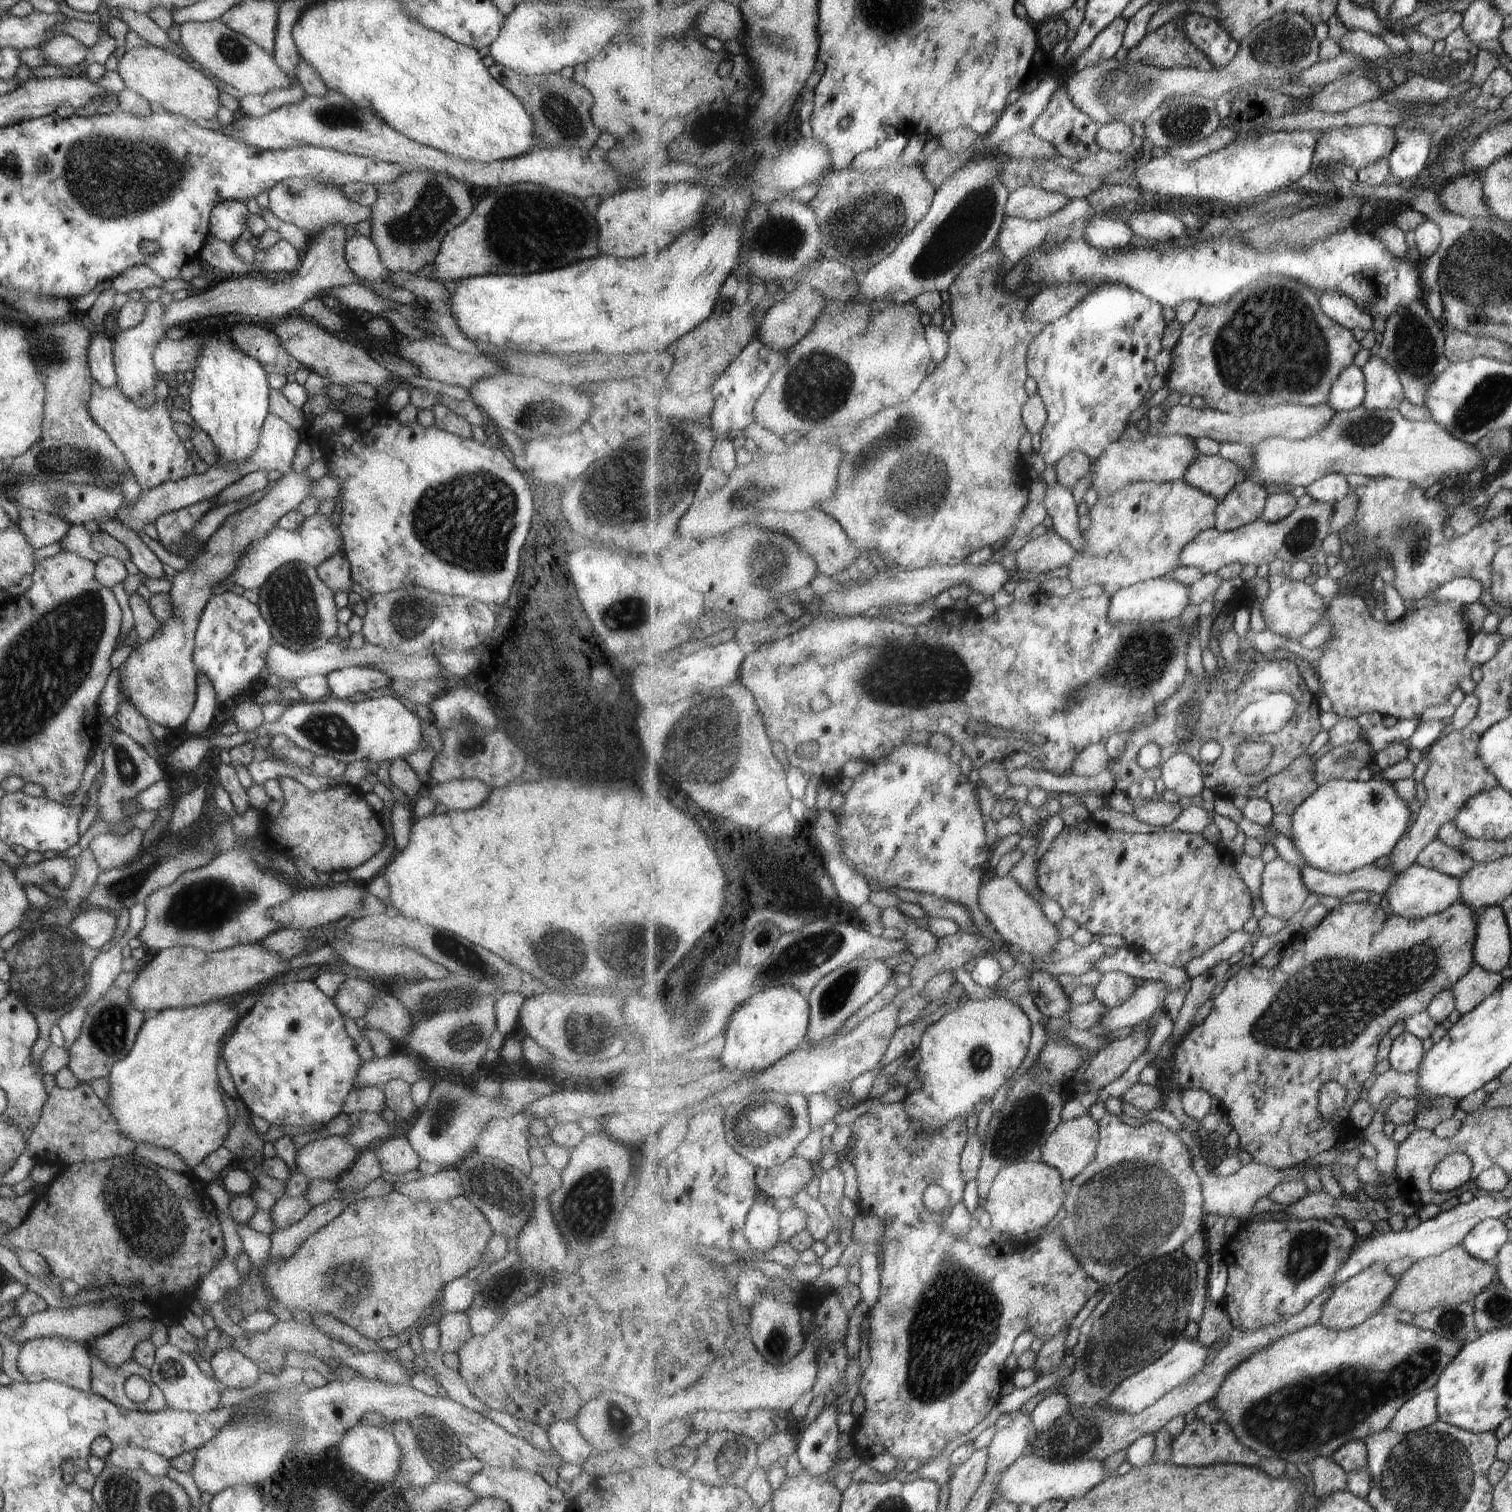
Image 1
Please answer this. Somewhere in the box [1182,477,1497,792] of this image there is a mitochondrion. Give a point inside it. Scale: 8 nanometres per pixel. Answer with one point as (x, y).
(1411, 537)

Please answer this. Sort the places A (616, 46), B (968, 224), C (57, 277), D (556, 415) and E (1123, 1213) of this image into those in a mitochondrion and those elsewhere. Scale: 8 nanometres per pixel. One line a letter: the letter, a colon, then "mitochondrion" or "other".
A: other
B: mitochondrion
C: other
D: mitochondrion
E: mitochondrion

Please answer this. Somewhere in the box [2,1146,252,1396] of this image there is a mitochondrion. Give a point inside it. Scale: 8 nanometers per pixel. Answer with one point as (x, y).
(146, 1215)

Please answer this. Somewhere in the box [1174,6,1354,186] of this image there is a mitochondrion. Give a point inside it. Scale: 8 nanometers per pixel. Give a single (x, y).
(1284, 44)

